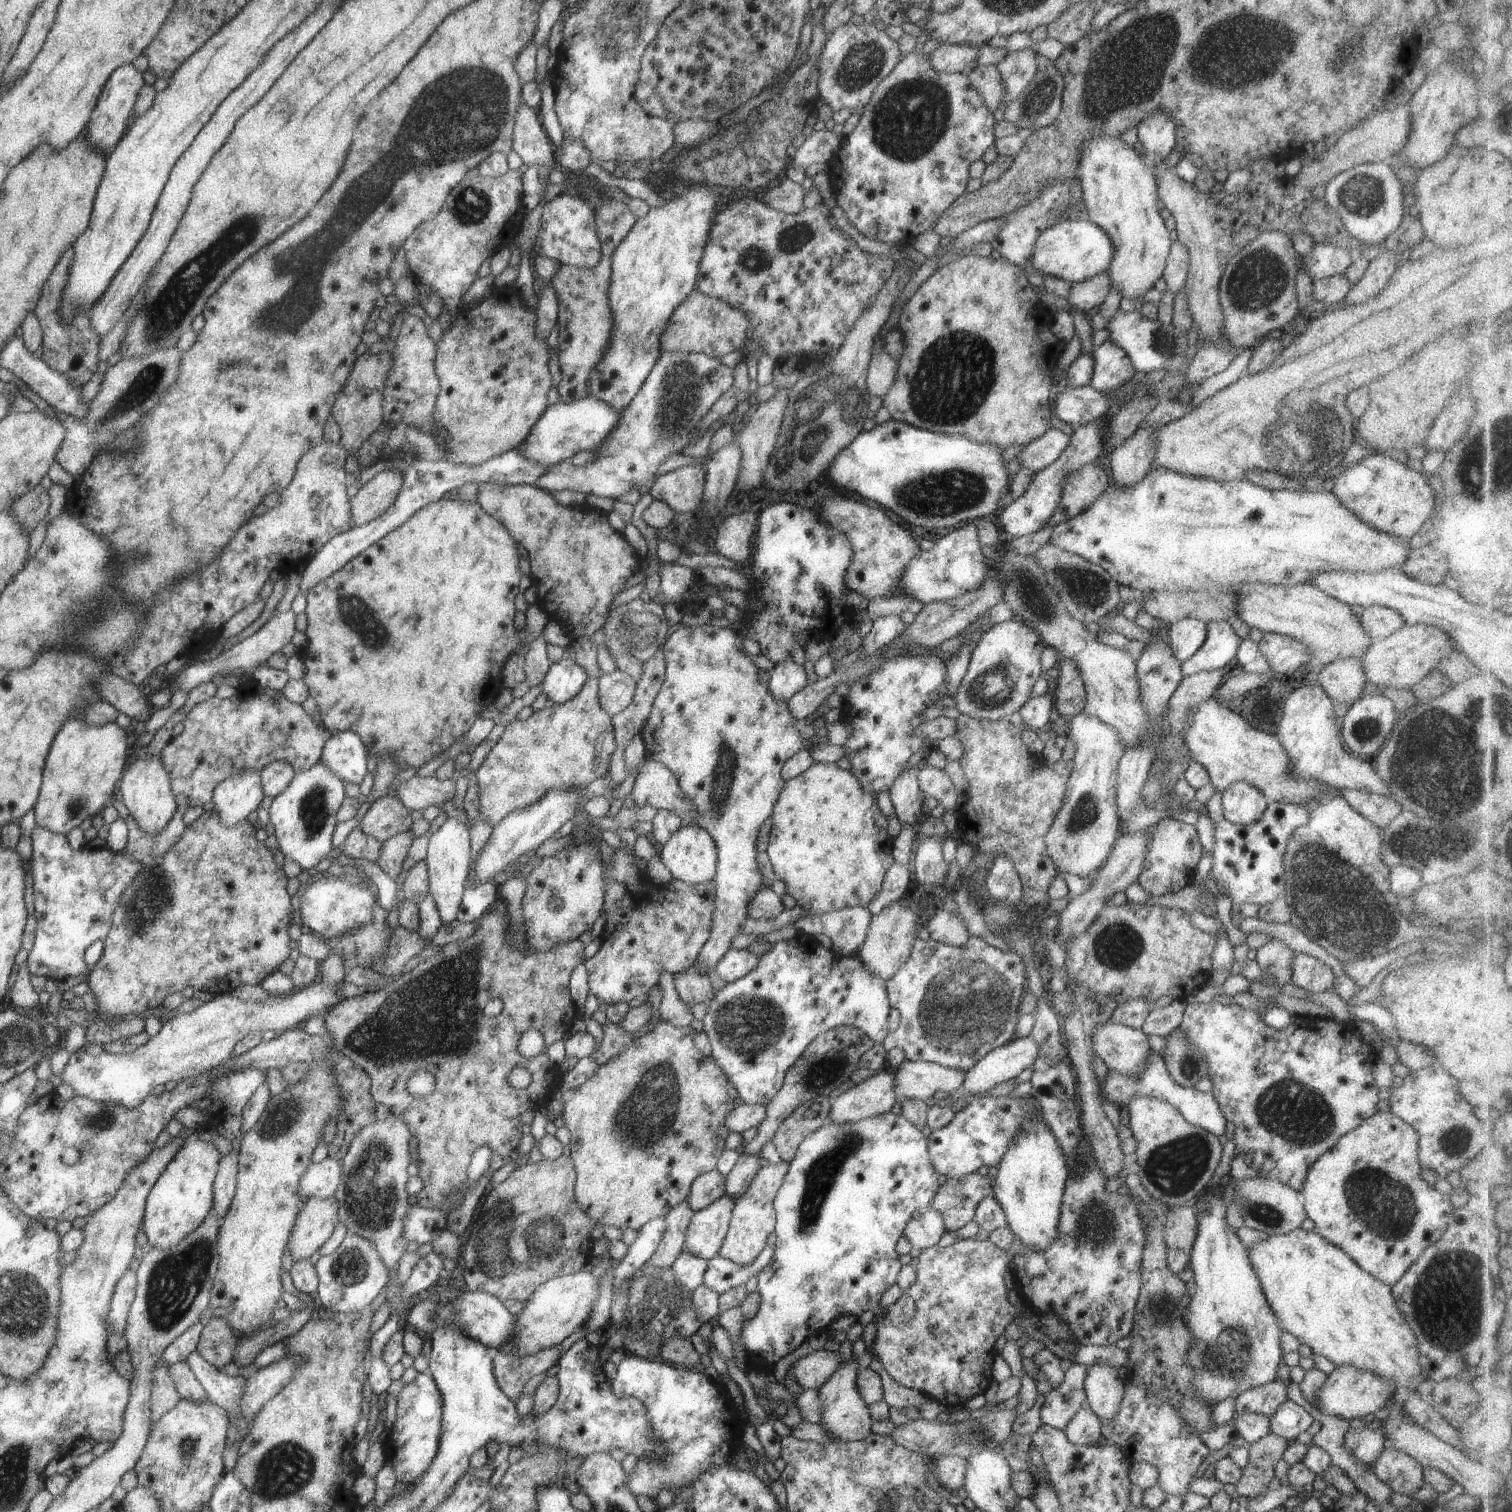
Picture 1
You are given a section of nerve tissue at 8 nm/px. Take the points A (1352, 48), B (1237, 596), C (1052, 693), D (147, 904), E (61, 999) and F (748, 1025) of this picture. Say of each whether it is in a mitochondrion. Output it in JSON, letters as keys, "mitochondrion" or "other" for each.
{"A":"mitochondrion","B":"other","C":"other","D":"mitochondrion","E":"other","F":"mitochondrion"}

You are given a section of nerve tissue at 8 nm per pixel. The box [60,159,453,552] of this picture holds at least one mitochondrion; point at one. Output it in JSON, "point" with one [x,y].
{"point":[174,301]}

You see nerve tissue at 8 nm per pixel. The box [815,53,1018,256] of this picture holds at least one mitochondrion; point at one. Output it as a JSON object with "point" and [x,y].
{"point":[911,117]}

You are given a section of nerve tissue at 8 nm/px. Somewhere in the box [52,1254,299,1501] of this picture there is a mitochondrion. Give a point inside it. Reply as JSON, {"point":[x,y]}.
{"point":[187,1449]}

